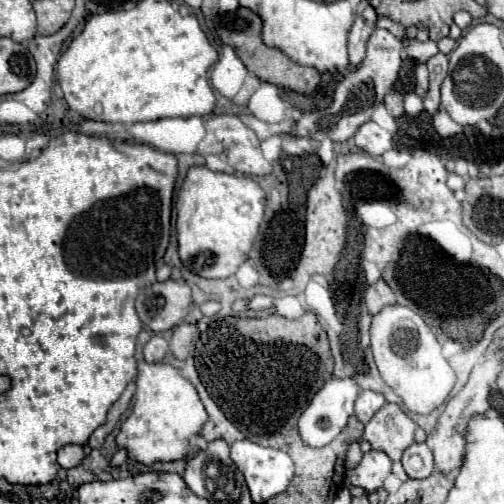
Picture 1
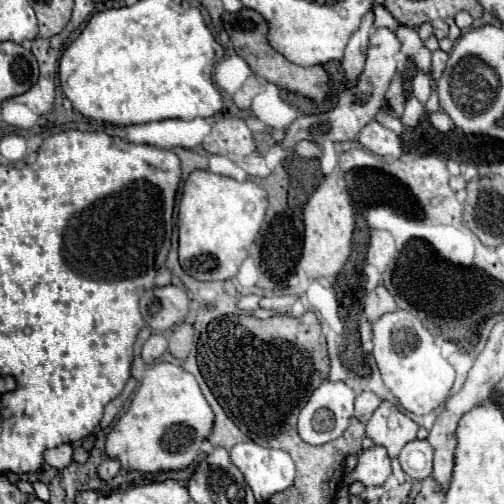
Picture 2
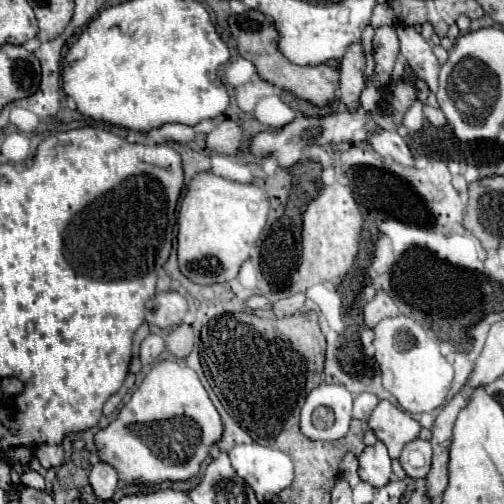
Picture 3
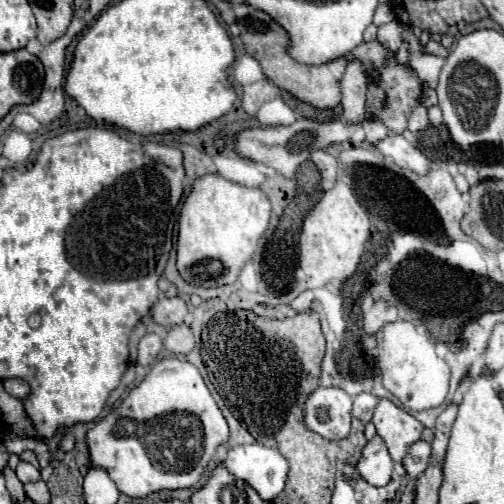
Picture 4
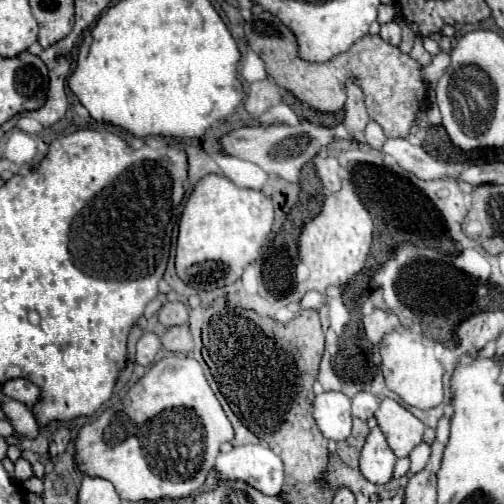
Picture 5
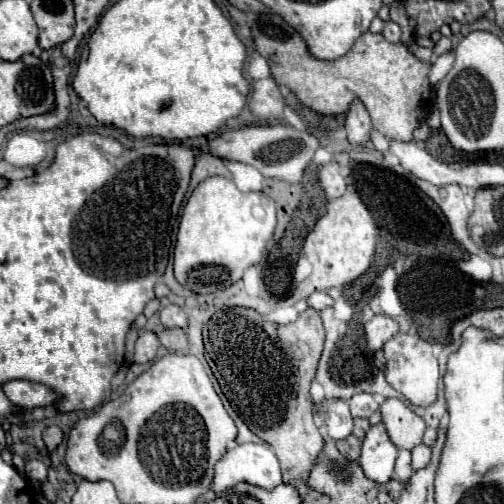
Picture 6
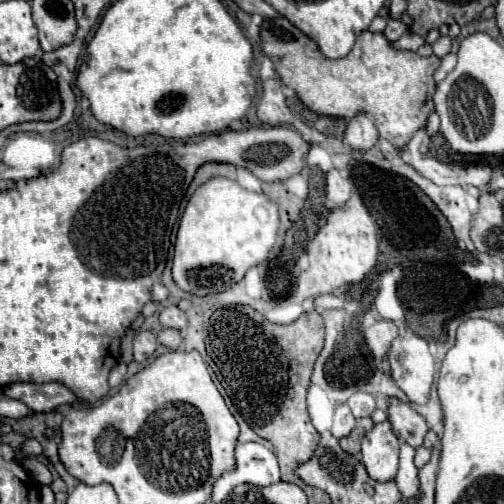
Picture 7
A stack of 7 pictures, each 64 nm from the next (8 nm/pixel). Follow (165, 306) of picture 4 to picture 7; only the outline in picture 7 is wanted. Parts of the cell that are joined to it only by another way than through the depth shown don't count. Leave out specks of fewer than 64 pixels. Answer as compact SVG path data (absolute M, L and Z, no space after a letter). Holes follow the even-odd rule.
M166 306L160 310L160 324L164 328L176 328L176 330L186 330L188 320L186 314L178 306Z

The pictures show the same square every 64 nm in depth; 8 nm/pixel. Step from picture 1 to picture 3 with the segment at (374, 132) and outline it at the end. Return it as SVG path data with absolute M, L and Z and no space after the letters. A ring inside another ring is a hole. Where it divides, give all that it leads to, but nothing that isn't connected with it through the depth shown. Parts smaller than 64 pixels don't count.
M382 132L382 134L374 134L366 140L380 156L390 156L396 158L398 164L402 166L416 166L416 158L412 154L412 150L408 148L408 144L404 142L404 138L398 132Z

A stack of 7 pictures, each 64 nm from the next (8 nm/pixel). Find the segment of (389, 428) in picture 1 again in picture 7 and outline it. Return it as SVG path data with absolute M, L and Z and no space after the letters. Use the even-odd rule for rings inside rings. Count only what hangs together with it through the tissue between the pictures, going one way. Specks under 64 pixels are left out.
M404 402L390 404L388 420L400 440L412 446L422 446L422 440L428 432L428 424L410 404L404 404Z

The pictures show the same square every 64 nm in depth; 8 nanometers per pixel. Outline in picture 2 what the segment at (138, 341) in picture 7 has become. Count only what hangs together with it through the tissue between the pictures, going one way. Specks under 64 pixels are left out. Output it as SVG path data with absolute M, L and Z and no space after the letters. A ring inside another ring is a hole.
M152 334L142 346L142 360L146 364L152 364L166 352L166 348L168 348L168 340L162 334Z

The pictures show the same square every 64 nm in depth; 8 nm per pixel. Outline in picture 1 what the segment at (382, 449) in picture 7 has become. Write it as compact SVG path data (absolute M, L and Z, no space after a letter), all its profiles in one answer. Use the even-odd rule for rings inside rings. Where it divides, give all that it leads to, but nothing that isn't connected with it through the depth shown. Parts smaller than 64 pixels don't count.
M370 450L362 456L362 460L358 462L356 468L346 470L344 484L348 488L360 486L366 492L374 492L374 490L382 488L384 480L390 476L390 470L392 470L392 460L380 450Z

